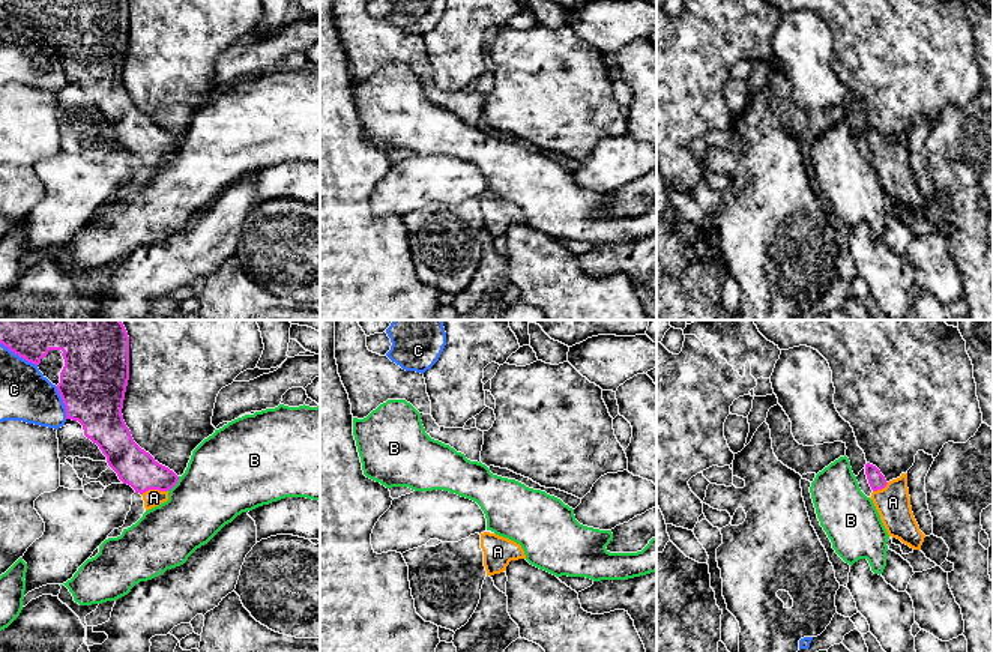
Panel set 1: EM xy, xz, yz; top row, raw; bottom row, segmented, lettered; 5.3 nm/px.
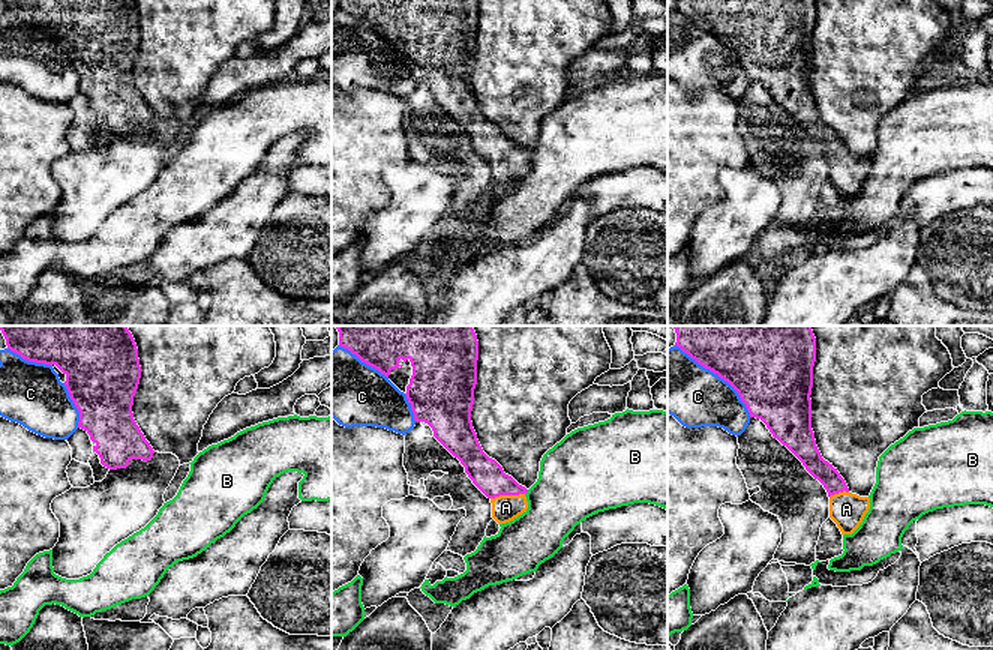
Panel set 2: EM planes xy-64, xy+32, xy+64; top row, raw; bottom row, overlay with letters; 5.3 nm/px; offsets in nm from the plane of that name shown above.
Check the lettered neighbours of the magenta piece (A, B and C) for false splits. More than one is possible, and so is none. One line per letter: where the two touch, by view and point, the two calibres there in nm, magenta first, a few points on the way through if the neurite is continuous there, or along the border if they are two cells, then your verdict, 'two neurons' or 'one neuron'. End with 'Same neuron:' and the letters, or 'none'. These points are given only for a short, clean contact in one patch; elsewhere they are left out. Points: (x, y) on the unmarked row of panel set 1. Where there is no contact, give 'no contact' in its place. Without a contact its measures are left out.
A: meets magenta in xy at (153, 152); 200 nm thick on the magenta side, 100 nm on the other; runs through xy (134, 129), (153, 152), (153, 161); one neuron
B: meets magenta in xy at (175, 147); 200 nm thick on the magenta side, 400 nm on the other; two neurons
C: meets magenta in xy at (18, 18); 140 nm thick on the magenta side, 280 nm on the other; two neurons
Same neuron: A

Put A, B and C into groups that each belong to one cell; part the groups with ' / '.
A / B / C

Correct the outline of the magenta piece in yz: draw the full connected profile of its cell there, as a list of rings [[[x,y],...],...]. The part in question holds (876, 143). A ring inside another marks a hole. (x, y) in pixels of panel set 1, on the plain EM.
[[[867,126],[865,138],[873,153],[870,162],[888,198],[913,213],[921,213],[925,198],[919,194],[912,176],[907,137],[888,146],[876,129]]]

